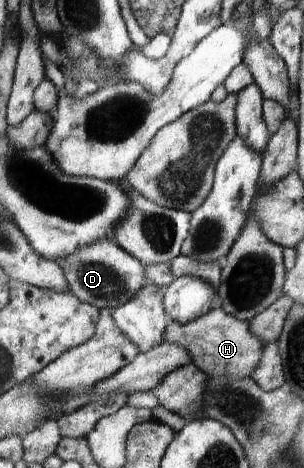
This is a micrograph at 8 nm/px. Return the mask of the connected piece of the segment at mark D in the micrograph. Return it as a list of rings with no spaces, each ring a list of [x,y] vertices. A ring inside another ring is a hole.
[[[113,239],[98,240],[88,248],[80,248],[80,252],[68,256],[66,260],[57,260],[64,272],[68,289],[72,290],[81,301],[95,305],[96,308],[114,310],[135,299],[148,286],[148,278],[144,272],[144,264],[123,249]]]

